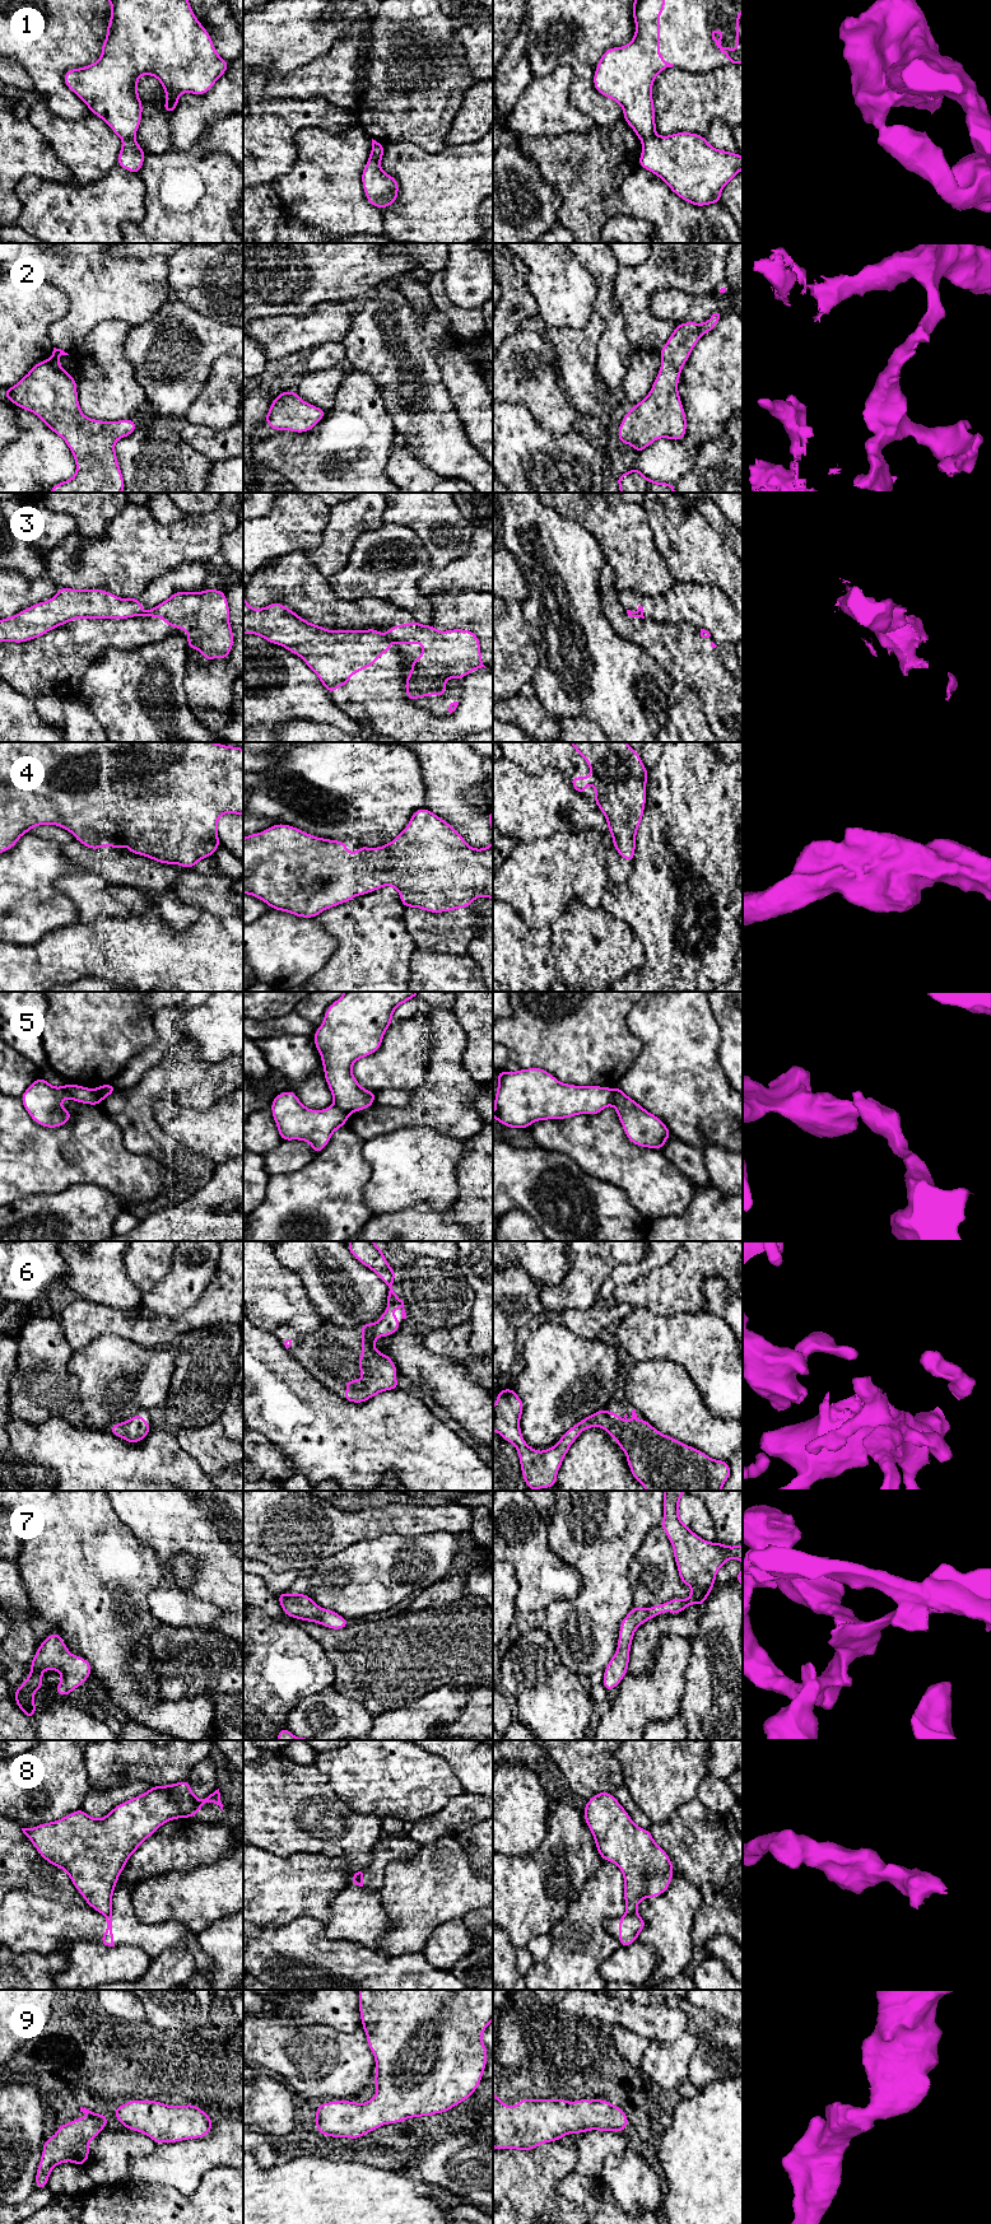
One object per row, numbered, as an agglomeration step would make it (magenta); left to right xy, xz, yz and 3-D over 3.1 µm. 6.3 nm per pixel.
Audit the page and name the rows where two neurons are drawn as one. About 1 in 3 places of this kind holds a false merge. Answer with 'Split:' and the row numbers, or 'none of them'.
Split: 1, 3, 5, 8

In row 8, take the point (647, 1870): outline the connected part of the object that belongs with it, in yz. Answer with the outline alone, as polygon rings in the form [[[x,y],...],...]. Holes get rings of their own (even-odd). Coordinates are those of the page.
[[[597,1792],[585,1805],[585,1822],[604,1861],[615,1862],[624,1878],[627,1913],[634,1913],[643,1898],[665,1893],[674,1865],[653,1841],[650,1829],[633,1823],[613,1794]]]

